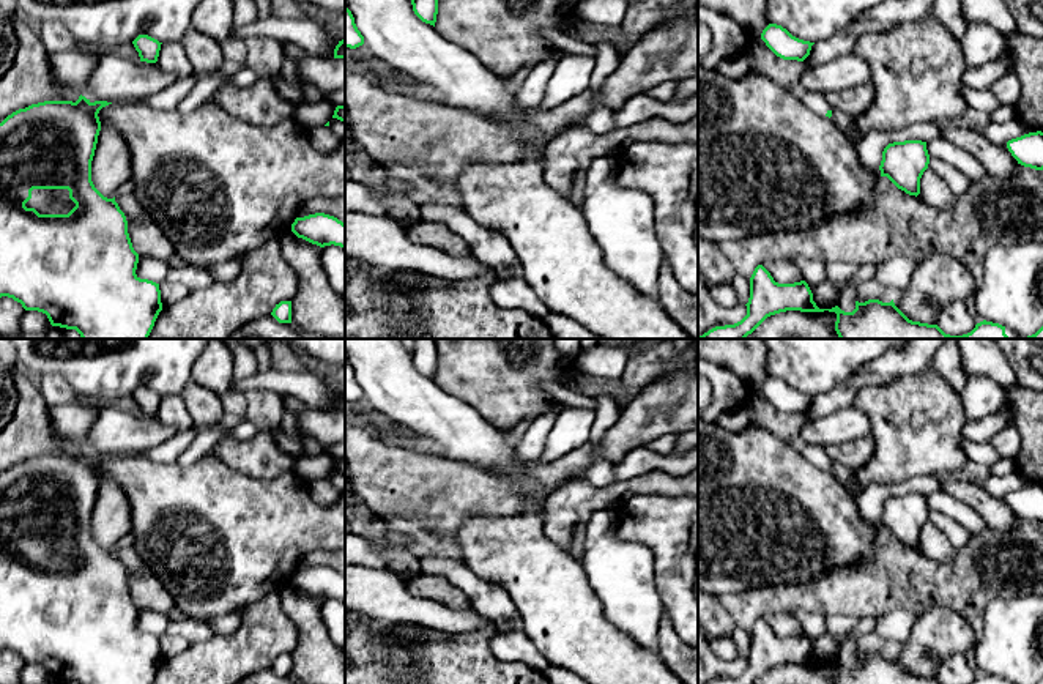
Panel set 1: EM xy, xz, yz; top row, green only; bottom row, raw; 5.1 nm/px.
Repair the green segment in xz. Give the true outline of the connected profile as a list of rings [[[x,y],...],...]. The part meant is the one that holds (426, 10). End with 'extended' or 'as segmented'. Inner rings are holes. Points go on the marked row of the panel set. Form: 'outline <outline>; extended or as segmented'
outline [[[411,0],[414,14],[425,24],[435,27],[438,14],[438,0]]]; as segmented

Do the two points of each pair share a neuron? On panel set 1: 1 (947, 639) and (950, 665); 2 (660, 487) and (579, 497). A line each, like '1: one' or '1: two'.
1: two
2: one

